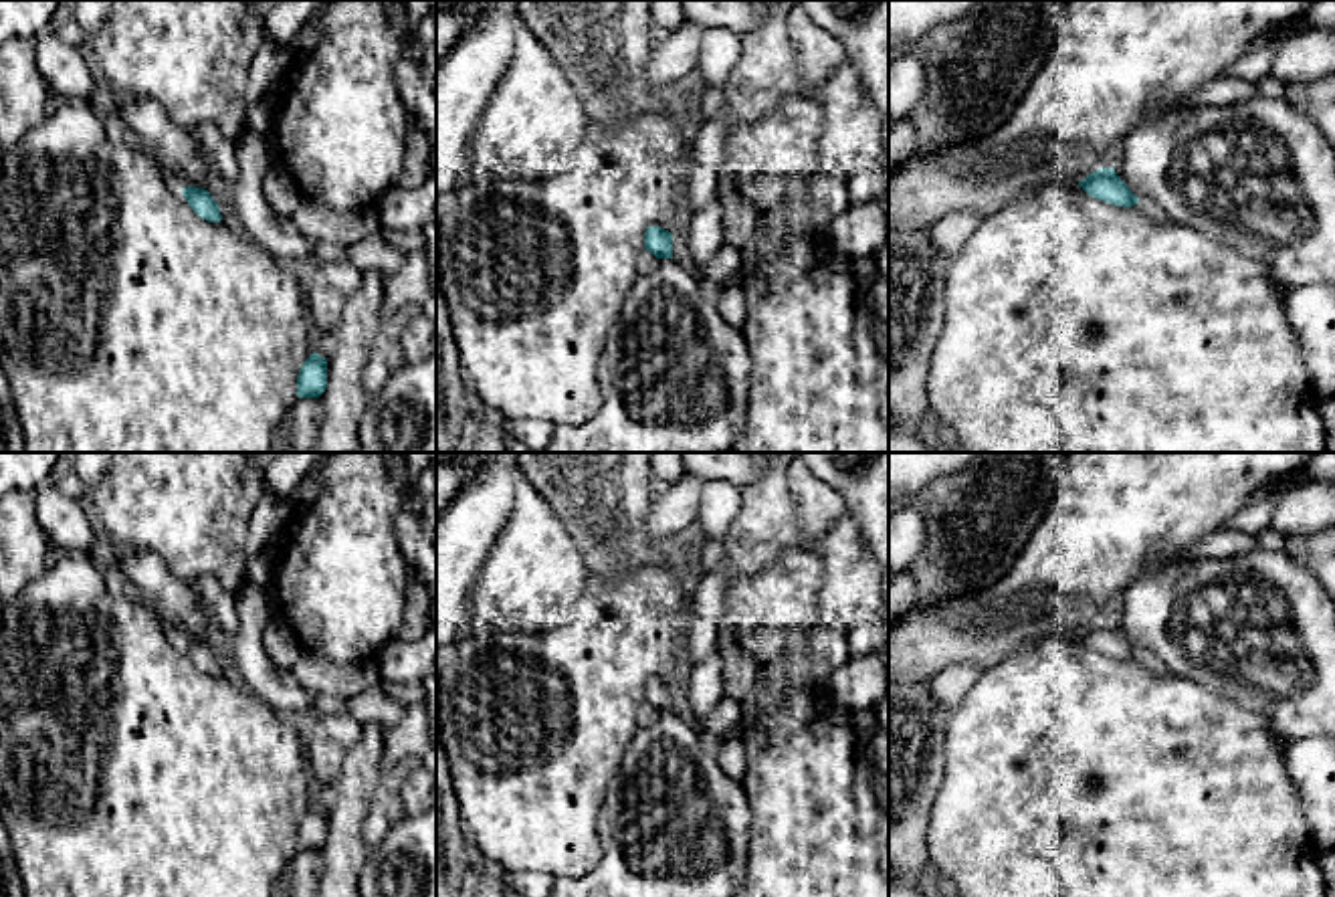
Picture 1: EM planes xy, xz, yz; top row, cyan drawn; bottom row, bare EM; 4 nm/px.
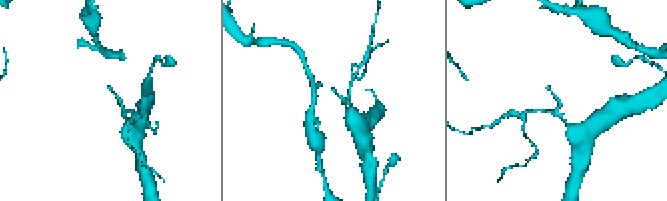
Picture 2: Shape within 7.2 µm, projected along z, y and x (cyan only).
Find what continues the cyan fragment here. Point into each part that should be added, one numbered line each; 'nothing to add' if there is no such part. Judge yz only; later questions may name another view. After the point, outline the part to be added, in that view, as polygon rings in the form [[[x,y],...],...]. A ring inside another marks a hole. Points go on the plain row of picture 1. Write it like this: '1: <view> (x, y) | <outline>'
nothing to add

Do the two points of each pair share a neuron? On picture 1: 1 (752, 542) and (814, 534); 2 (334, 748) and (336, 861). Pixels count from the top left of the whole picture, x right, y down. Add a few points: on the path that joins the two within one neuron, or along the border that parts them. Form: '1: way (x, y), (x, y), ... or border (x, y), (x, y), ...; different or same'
1: border (788, 491), (806, 548); different
2: border (358, 742), (348, 752), (342, 774), (334, 782); different

